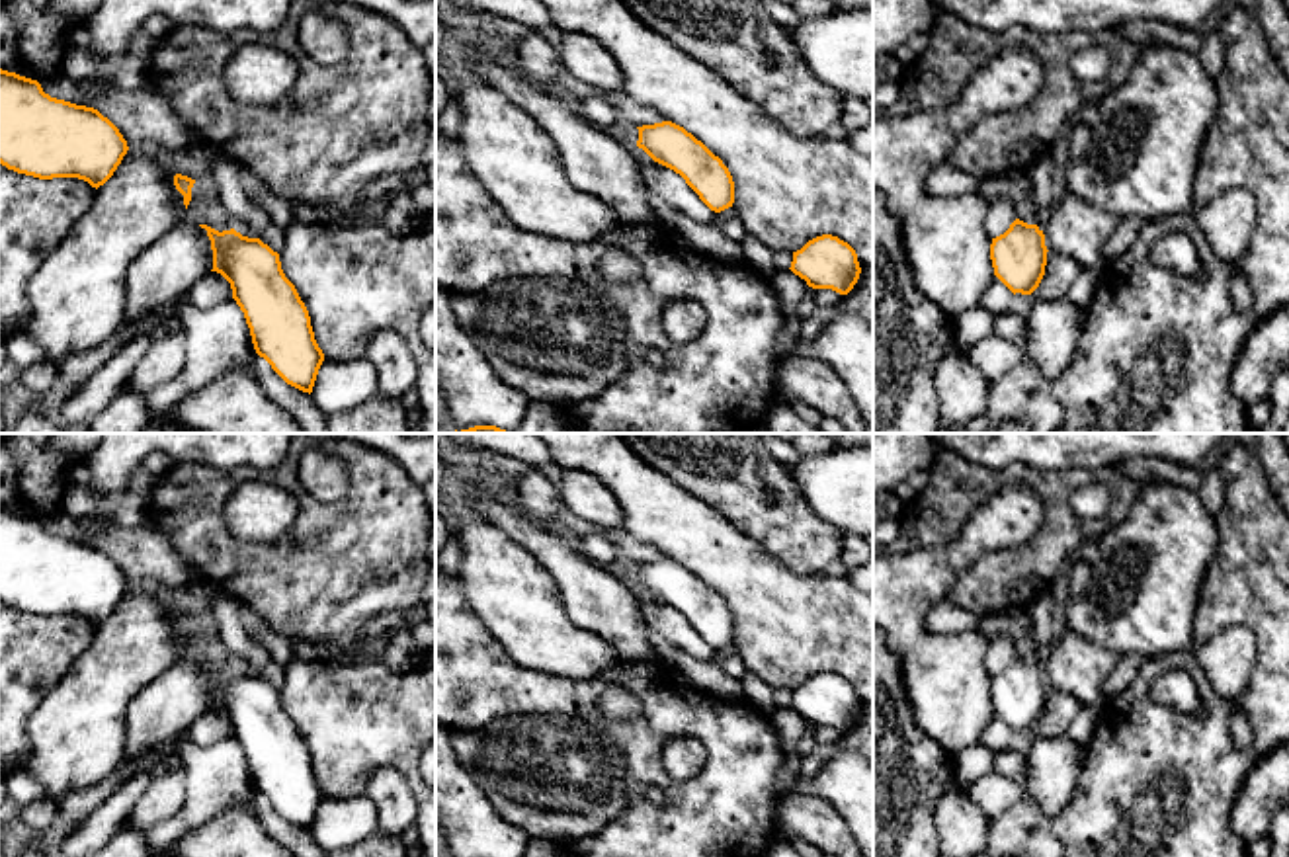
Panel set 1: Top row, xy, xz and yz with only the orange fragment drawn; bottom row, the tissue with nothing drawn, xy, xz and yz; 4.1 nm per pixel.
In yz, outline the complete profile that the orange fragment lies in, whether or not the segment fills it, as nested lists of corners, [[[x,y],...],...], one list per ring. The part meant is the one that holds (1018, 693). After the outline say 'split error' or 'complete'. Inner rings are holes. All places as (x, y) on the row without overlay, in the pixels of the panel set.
[[[1016,656],[1004,672],[992,675],[994,713],[1014,732],[1031,732],[1045,713],[1047,689],[1043,668]]]; complete

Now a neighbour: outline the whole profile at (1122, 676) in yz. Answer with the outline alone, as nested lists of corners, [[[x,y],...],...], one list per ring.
[[[1119,656],[1115,668],[1109,672],[1102,687],[1105,703],[1127,691],[1143,664],[1143,656]]]

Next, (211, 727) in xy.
[[[209,709],[186,732],[186,736],[201,748],[213,746],[230,734],[230,720],[217,709]]]

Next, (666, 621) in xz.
[[[637,582],[631,584],[635,597],[641,603],[643,615],[648,627],[660,636],[668,638],[680,646],[687,656],[709,662],[715,660],[717,650],[711,648],[699,633],[686,621],[686,617],[674,607],[654,599],[643,586]]]

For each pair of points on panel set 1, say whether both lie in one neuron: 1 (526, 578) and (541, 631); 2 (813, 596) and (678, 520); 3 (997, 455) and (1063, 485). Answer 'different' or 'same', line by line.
1: same
2: same
3: different

